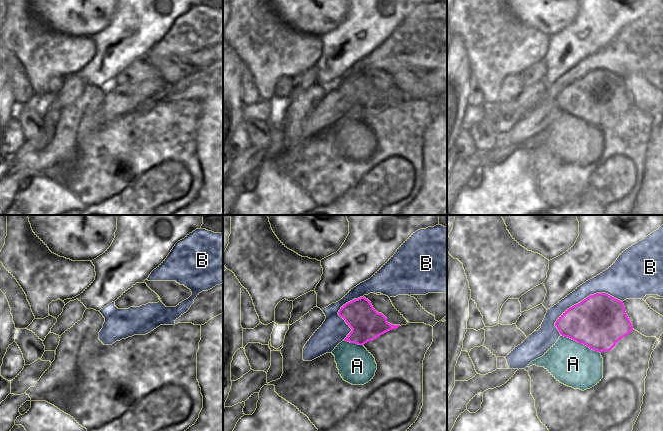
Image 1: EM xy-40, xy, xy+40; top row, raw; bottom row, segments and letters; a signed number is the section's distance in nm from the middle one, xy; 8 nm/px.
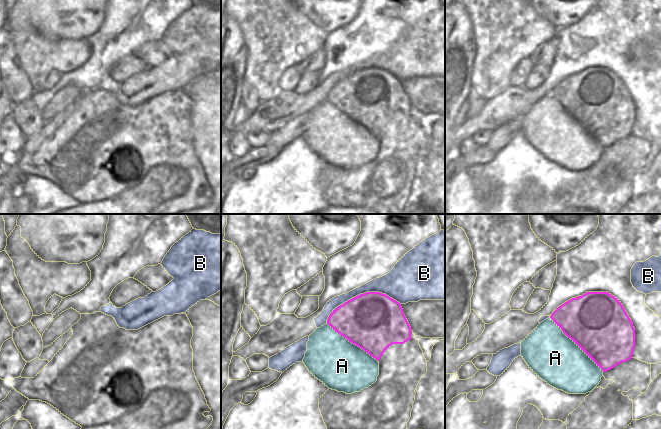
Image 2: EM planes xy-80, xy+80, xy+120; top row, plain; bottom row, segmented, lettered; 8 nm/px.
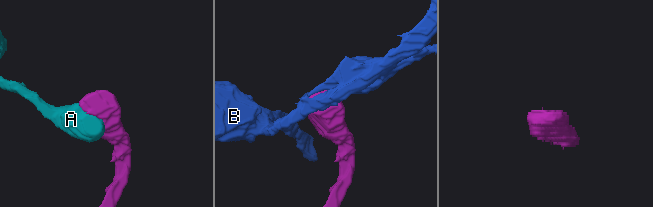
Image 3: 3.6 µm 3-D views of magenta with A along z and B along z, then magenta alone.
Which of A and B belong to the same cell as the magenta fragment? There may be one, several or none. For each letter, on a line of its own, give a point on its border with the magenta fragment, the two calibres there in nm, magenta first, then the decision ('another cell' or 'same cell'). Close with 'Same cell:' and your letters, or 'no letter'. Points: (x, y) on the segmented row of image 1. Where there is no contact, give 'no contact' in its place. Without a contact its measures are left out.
A: contact xy+40 (581, 342); calibres 440 and 360 nm; another cell
B: contact xy+40 (587, 297); calibres 440 and 220 nm; another cell
Same cell: no letter

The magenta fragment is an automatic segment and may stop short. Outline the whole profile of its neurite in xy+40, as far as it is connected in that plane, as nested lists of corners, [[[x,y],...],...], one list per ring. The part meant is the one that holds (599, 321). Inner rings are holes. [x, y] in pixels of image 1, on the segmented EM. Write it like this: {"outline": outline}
{"outline": [[[606,293],[590,295],[555,322],[560,334],[598,352],[610,351],[633,326],[623,301]]]}

